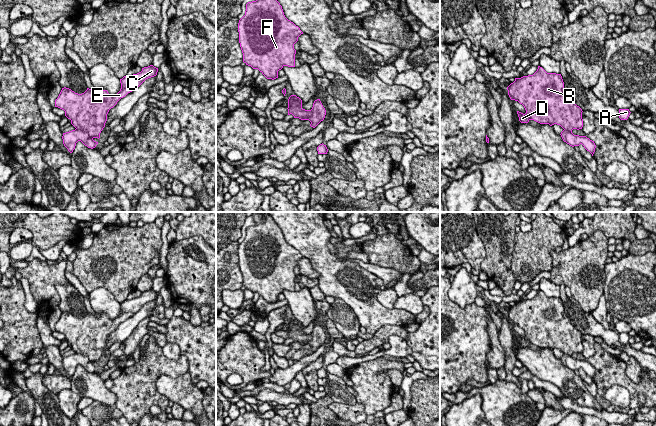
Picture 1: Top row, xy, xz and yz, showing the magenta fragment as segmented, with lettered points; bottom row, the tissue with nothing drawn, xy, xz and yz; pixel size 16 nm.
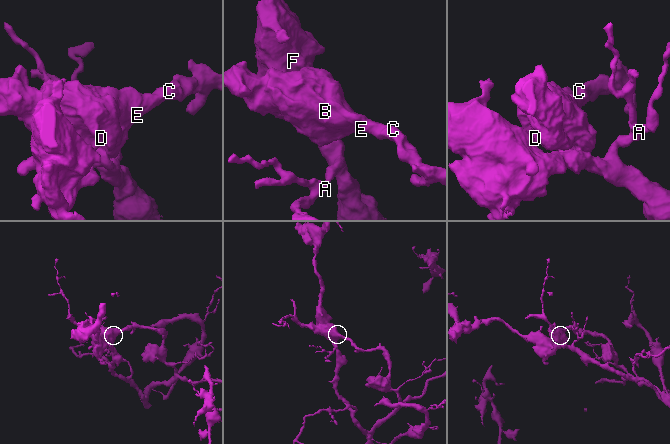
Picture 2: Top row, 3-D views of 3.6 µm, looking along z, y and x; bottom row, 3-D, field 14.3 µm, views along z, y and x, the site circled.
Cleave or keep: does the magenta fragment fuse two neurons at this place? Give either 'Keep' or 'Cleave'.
Cleave

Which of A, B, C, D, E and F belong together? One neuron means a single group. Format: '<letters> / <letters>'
A F / B C D E

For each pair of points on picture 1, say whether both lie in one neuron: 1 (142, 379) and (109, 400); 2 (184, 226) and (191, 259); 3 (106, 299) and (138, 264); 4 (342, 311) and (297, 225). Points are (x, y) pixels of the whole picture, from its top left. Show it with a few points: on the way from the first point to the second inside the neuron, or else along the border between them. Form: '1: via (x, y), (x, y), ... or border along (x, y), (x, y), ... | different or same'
1: border along (108, 389), (116, 397), (115, 404) | different
2: border along (176, 240), (199, 235), (205, 242) | different
3: border along (89, 292), (97, 288), (105, 288), (119, 303) | different
4: border along (335, 297), (342, 300), (354, 312) | different

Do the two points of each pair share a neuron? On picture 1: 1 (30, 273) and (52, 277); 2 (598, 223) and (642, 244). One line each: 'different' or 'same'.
1: same
2: same

